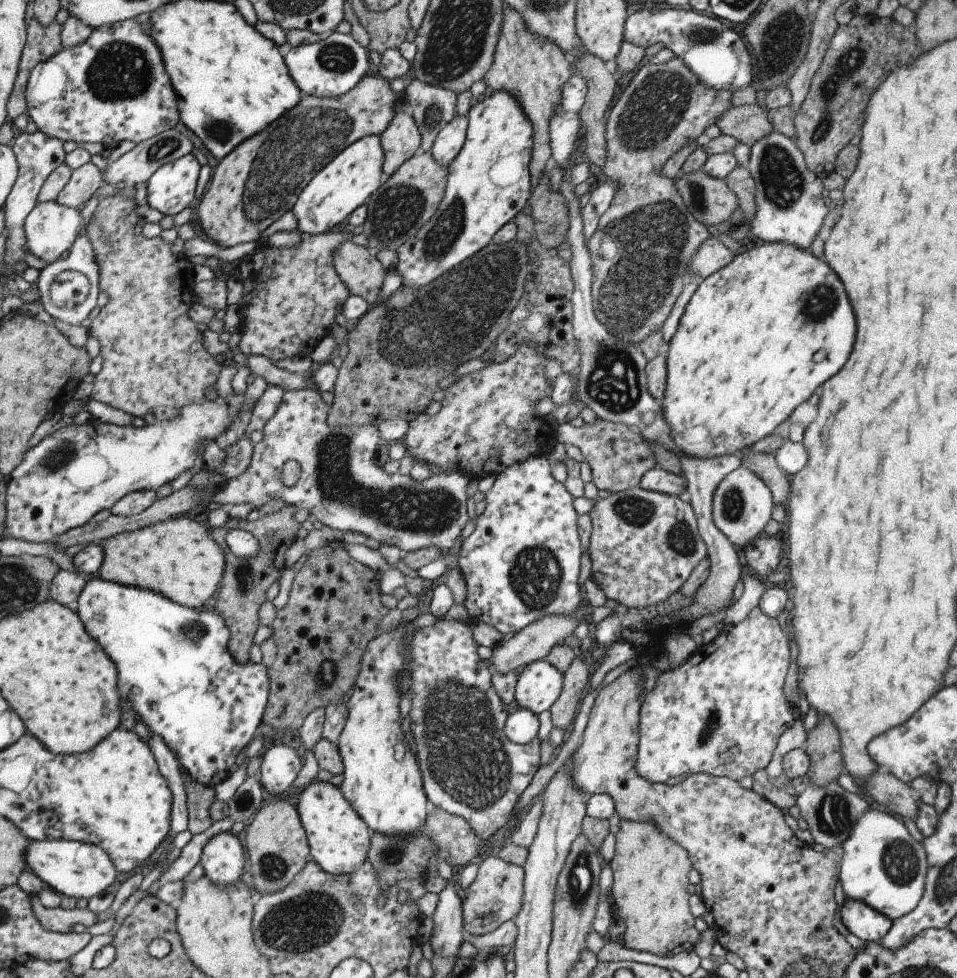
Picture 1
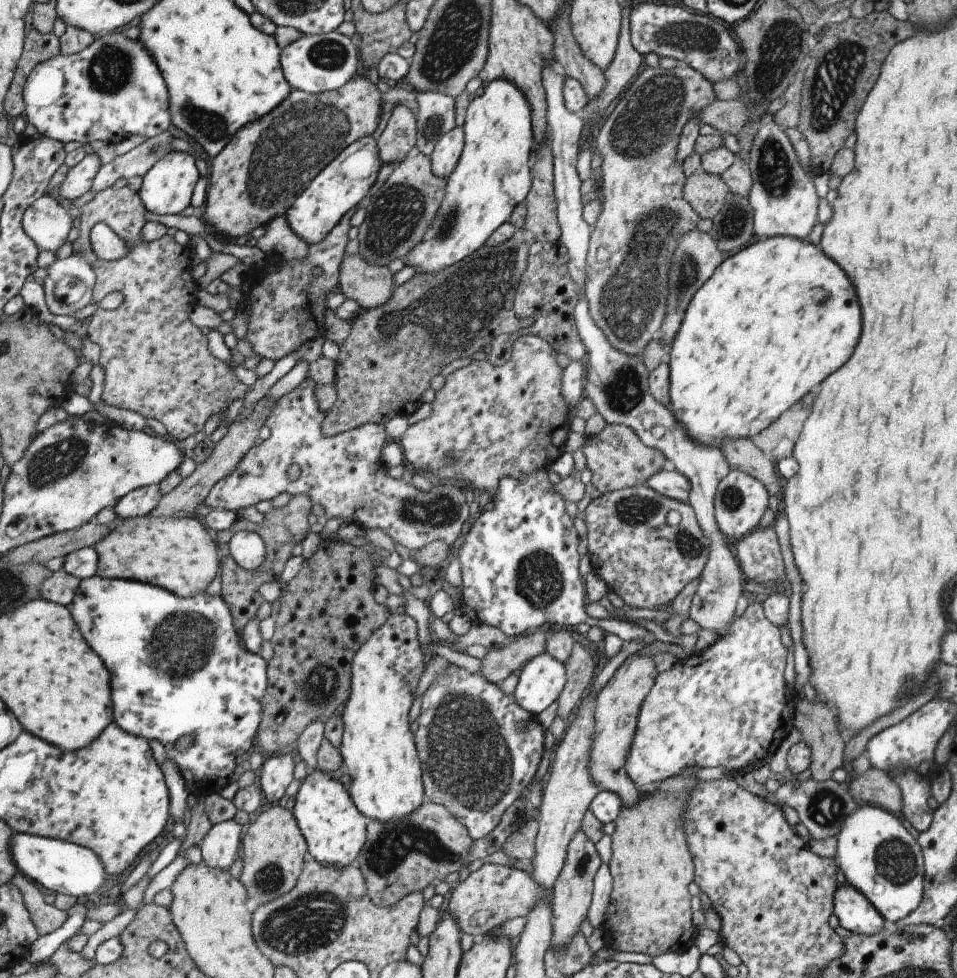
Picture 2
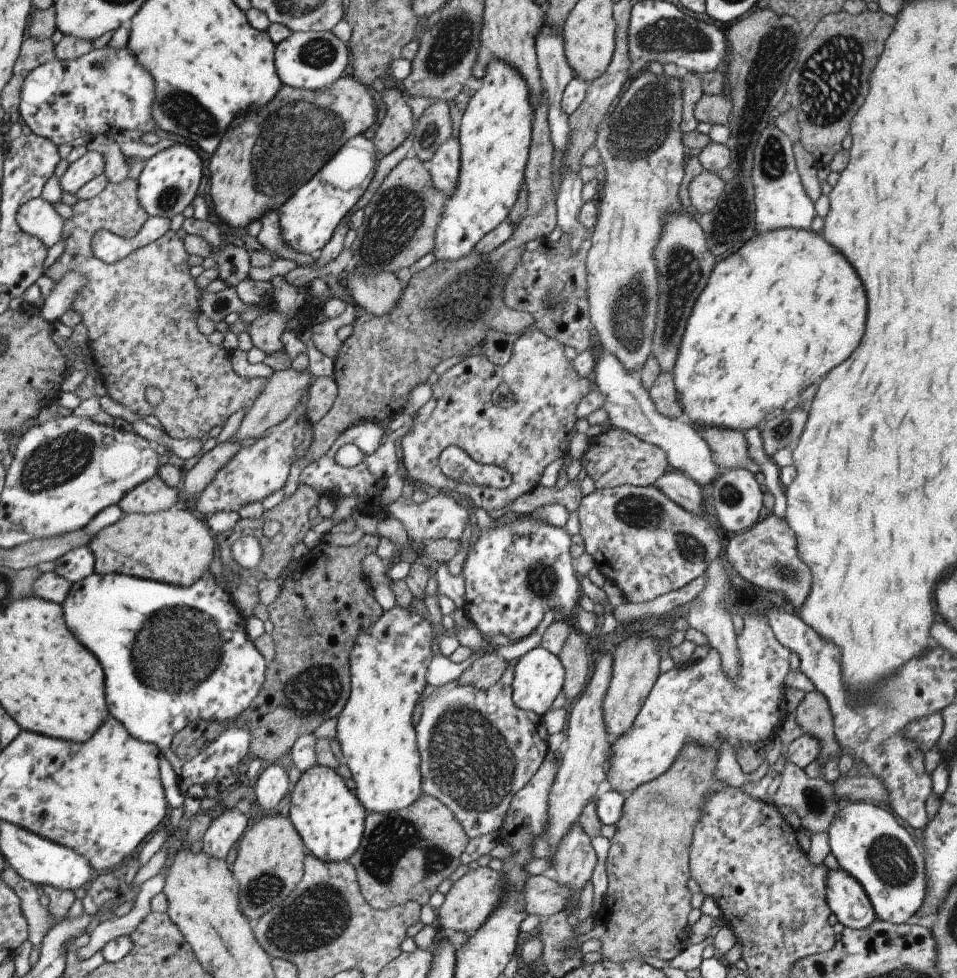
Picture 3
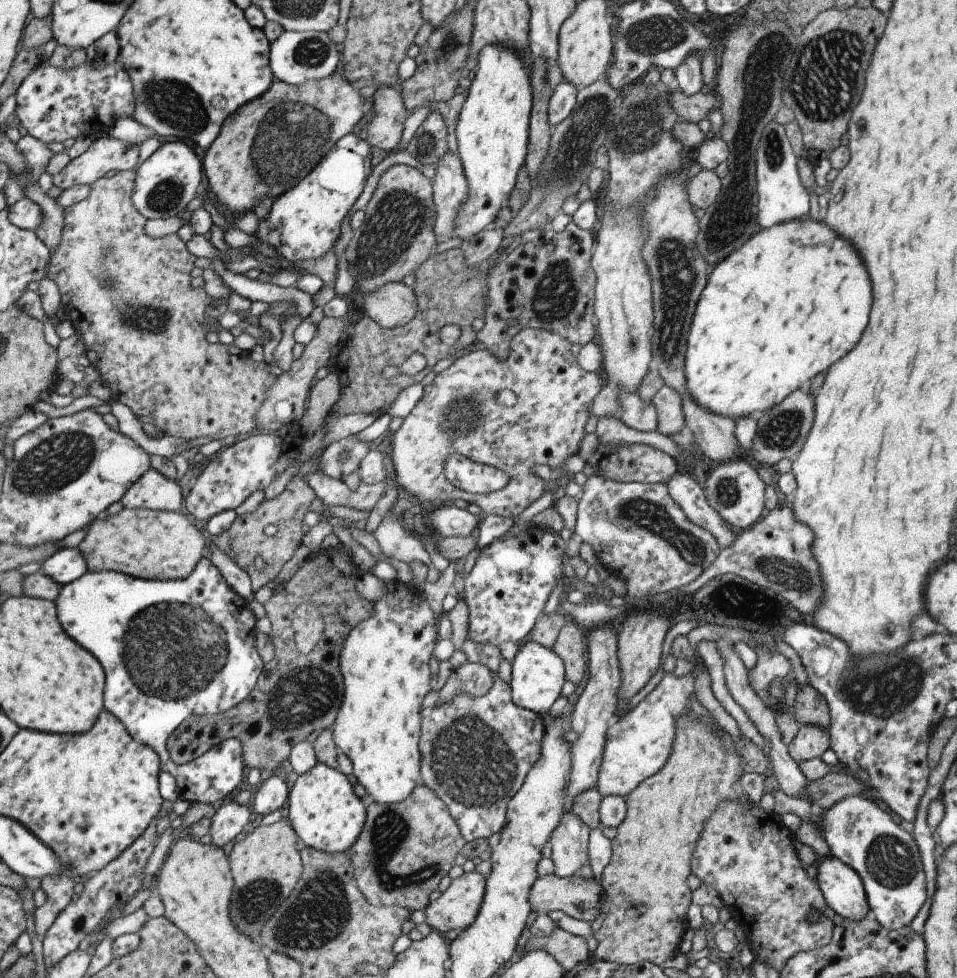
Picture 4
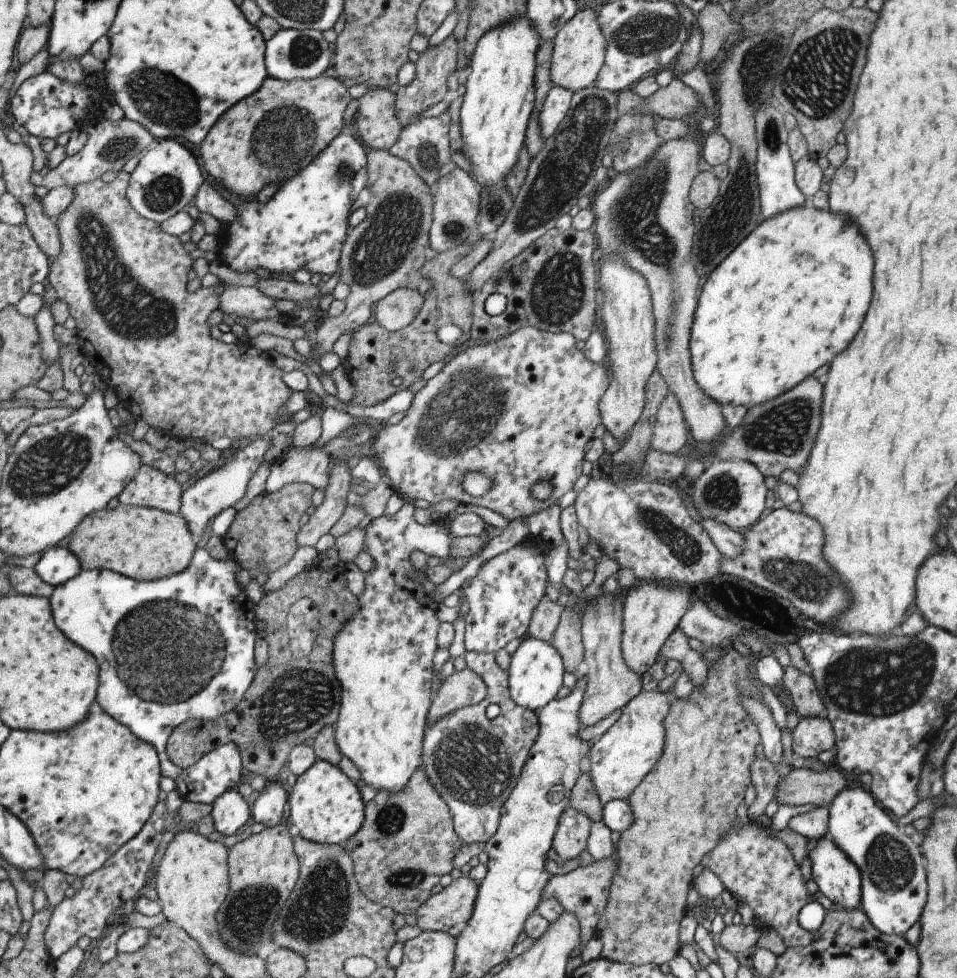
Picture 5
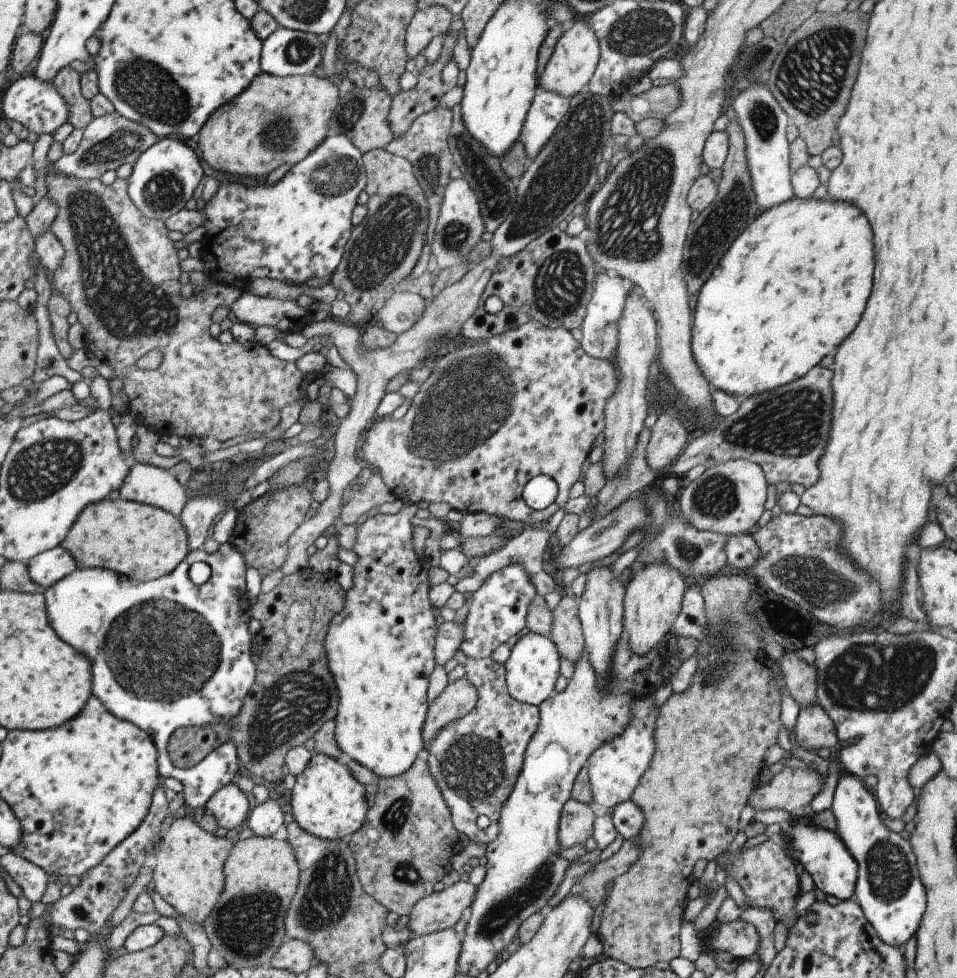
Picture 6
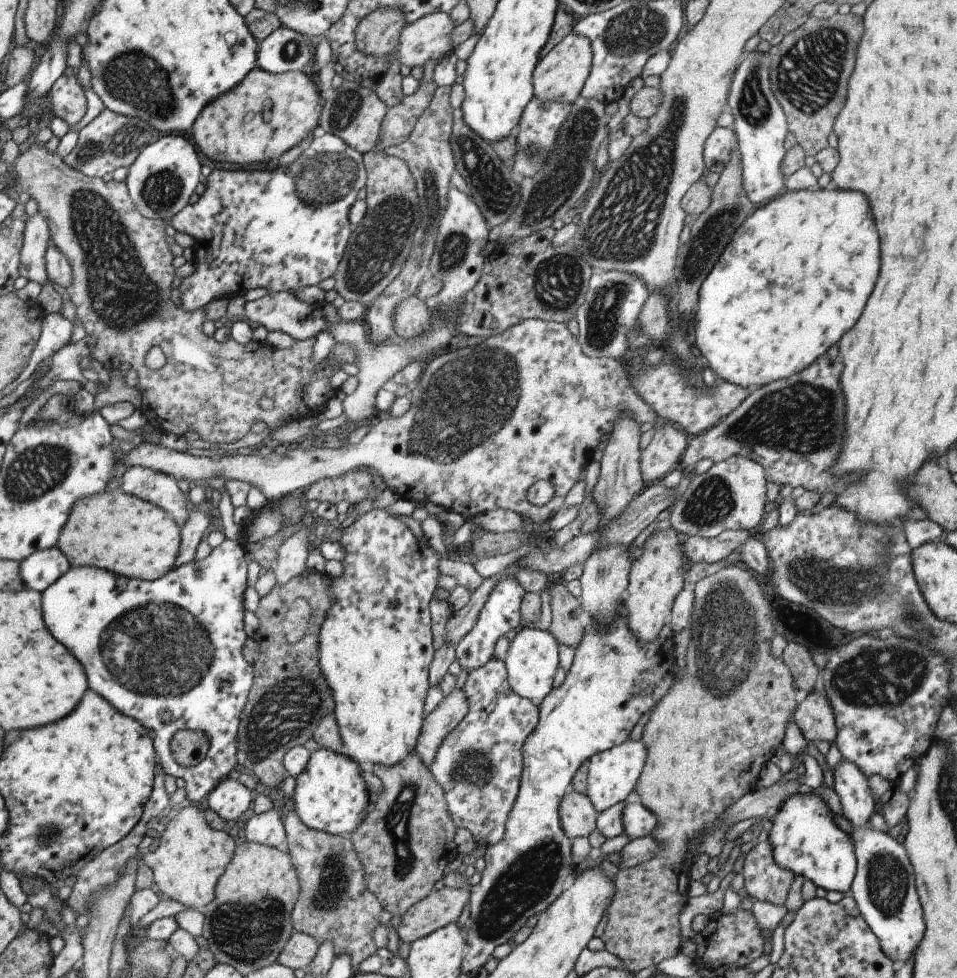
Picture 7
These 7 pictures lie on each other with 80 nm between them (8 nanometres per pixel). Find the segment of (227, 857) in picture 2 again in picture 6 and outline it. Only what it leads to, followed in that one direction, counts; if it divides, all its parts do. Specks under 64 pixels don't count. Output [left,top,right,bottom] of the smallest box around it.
[204,783,249,829]

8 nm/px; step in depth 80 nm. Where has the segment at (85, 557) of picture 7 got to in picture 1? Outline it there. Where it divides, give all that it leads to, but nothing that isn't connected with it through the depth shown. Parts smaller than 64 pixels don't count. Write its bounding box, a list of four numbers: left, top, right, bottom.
[98,515,224,607]

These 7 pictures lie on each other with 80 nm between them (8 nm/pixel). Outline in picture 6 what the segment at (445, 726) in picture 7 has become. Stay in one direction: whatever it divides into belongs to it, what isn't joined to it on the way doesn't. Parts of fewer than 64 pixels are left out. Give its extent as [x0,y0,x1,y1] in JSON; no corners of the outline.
[422,676,475,749]

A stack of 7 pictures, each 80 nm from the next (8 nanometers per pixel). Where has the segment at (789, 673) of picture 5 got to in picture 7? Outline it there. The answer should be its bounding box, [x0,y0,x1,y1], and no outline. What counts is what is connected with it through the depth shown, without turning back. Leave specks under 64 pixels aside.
[781,641,821,693]

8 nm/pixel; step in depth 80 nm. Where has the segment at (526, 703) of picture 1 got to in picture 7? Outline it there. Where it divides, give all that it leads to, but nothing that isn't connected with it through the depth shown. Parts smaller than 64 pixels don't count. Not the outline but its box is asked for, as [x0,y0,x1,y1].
[504,627,558,702]

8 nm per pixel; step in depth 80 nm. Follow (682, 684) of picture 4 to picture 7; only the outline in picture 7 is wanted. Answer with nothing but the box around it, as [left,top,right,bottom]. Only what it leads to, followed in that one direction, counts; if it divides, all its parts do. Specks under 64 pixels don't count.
[585,738,646,814]

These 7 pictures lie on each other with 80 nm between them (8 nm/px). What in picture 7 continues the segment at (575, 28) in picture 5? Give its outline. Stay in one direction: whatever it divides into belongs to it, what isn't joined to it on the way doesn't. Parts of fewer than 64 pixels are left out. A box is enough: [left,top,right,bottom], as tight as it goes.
[531,33,592,104]

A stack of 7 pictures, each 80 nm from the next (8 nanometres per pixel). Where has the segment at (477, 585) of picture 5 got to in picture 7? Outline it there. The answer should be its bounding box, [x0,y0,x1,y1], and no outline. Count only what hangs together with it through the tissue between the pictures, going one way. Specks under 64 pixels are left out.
[454,577,525,672]

